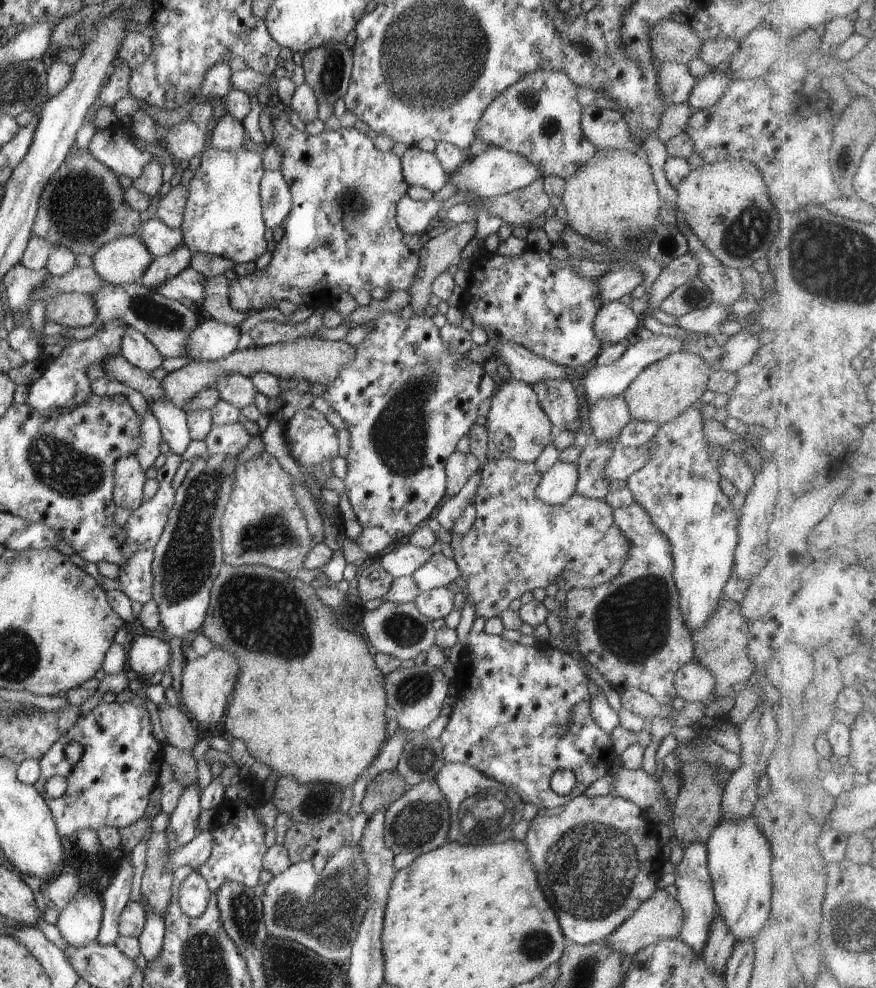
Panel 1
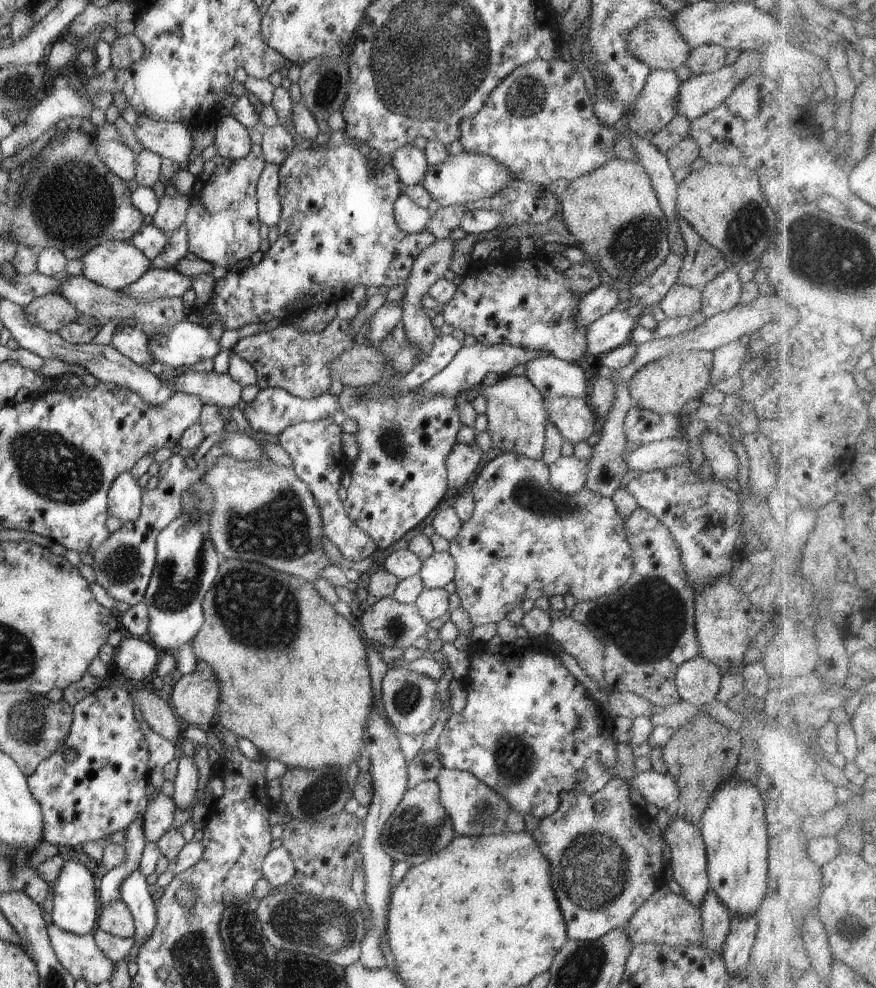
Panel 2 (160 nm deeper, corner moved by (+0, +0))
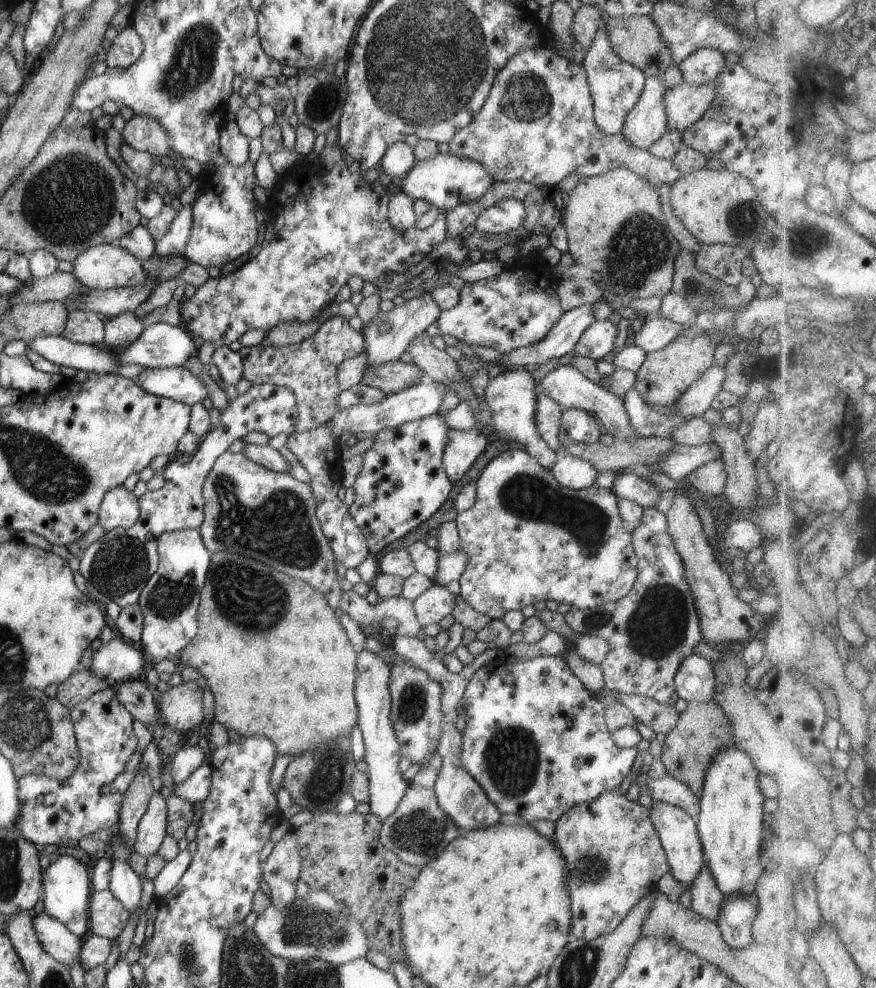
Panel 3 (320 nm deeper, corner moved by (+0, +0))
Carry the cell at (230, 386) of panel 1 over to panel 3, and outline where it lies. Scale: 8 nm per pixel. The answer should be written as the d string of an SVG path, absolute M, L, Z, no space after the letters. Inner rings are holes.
M185 367L144 368L138 376L137 384L148 394L188 406L202 403L208 398L208 388L204 386L204 380L200 380L200 376L192 374Z

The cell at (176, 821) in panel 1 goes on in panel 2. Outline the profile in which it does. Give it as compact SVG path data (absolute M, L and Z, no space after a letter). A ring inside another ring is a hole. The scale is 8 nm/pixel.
M186 755L179 758L176 776L174 777L173 801L176 806L192 810L194 799L199 796L198 767L195 761Z

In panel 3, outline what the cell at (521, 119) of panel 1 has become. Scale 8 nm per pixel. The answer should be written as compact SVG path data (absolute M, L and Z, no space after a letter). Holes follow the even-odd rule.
M542 46L518 52L504 64L496 74L480 112L472 116L472 121L448 142L448 146L450 155L482 164L494 181L522 180L538 187L556 187L560 180L574 172L580 177L593 177L624 167L648 181L658 192L664 185L671 186L682 176L673 159L661 159L649 150L633 147L621 132L604 134L595 123L592 93L582 64Z

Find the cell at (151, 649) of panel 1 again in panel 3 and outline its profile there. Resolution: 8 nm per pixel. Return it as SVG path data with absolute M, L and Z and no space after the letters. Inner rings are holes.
M115 637L93 652L89 669L112 686L120 680L138 679L144 659L147 658L142 651Z

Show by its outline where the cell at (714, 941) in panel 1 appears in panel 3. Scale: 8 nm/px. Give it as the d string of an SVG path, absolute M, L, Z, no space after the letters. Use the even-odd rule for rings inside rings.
M707 866L700 869L698 876L688 889L691 894L691 909L708 920L716 920L724 894L718 888Z

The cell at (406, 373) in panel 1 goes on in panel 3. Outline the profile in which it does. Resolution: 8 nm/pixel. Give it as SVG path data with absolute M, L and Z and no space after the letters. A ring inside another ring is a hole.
M437 413L406 422L398 428L384 428L374 434L372 447L362 454L362 470L353 486L356 500L349 507L349 516L362 531L372 556L426 522L440 508L450 505L453 485L443 468L443 448L448 444L448 432L450 426L444 422L442 413Z

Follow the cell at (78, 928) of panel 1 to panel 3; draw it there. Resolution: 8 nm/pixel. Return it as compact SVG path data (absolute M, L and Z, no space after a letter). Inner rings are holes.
M60 855L46 868L42 878L41 883L45 892L42 900L44 912L59 920L76 936L85 938L89 934L89 898L93 891L86 866L70 855Z

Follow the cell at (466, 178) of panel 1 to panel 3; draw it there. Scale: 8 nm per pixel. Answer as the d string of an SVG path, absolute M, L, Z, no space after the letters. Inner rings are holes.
M439 153L430 160L416 161L403 177L402 192L413 201L425 201L440 211L448 212L460 205L479 200L492 187L494 180L482 164L450 154Z

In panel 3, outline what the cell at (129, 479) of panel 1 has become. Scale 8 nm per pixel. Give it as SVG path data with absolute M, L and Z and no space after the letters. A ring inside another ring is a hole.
M123 485L112 488L98 510L98 522L105 532L116 527L130 528L140 517L138 498Z

